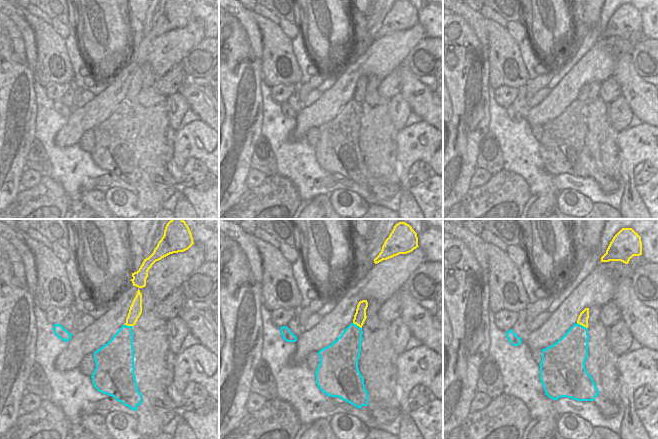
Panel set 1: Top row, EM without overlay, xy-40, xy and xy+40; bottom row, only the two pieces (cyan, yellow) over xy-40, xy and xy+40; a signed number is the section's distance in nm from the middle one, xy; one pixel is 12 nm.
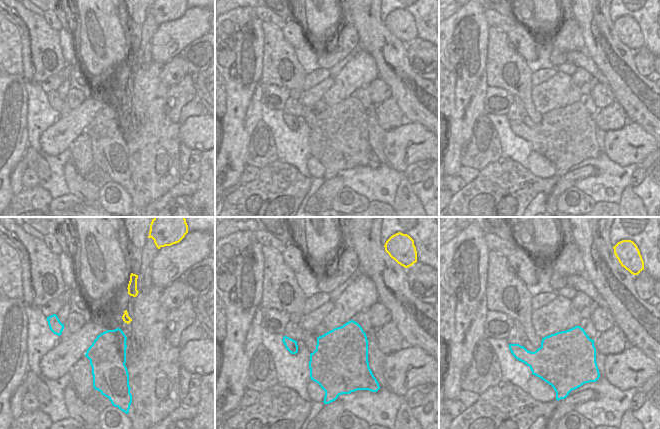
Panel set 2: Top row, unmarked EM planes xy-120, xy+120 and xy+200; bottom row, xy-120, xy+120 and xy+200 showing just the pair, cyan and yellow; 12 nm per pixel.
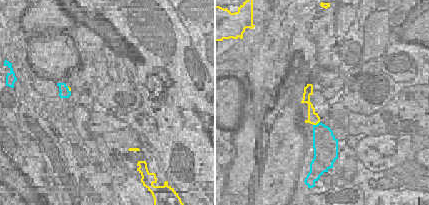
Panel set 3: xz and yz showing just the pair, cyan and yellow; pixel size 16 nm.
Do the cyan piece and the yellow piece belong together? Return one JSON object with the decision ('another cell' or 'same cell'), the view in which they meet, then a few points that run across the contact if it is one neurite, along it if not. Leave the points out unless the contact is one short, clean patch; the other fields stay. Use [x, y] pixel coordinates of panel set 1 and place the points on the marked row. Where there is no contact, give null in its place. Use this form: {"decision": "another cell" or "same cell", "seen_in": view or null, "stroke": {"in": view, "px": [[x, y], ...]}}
{"decision": "another cell", "seen_in": "xy+40", "stroke": {"in": "xy+40", "px": [[577, 322], [586, 328]]}}

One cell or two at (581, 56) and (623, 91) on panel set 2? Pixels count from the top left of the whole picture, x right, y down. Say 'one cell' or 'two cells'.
two cells

